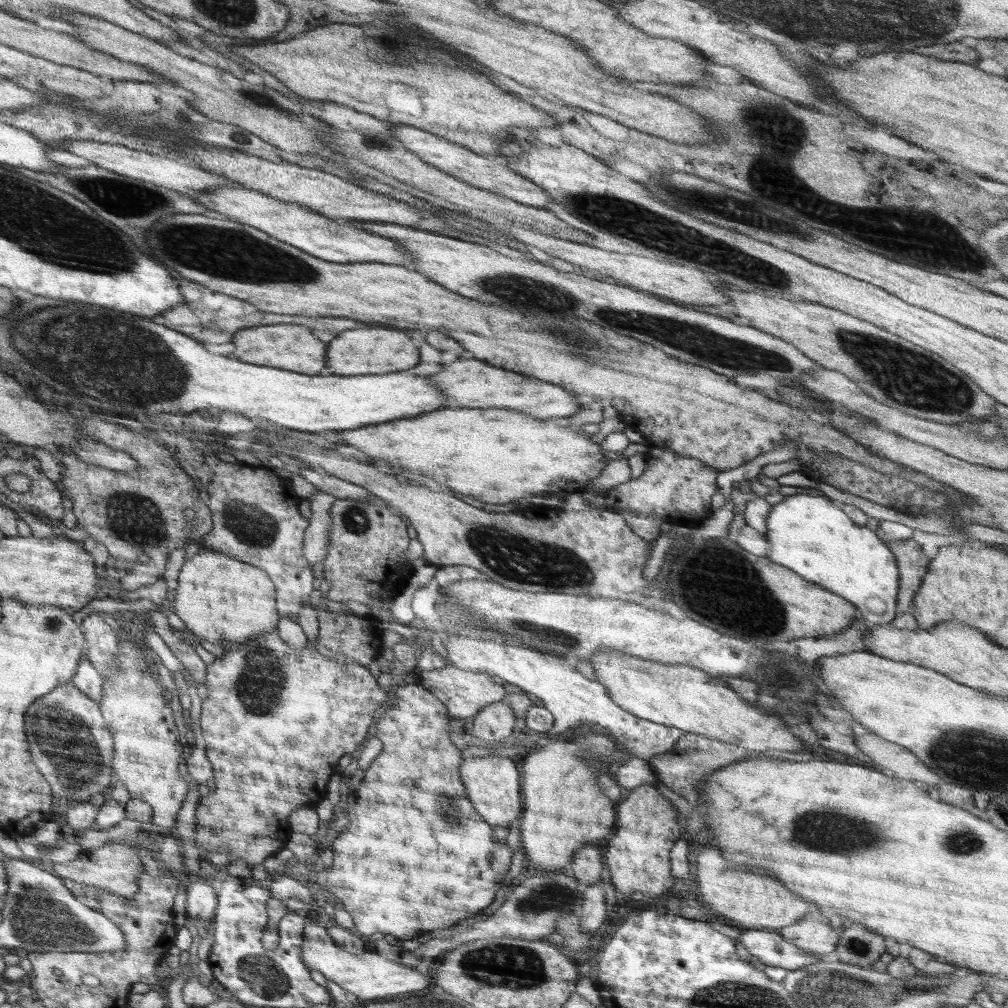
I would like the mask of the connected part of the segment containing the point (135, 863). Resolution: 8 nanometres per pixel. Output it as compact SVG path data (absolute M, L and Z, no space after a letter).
M140 833L140 837L128 844L106 843L94 850L87 849L72 862L56 862L56 865L54 863L54 874L63 880L68 878L80 884L102 888L116 896L135 898L135 894L139 892L139 876L145 872L136 847L147 848L151 844L150 836L147 833Z

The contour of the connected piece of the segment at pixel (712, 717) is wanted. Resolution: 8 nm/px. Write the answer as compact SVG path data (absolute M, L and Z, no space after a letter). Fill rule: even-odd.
M600 649L589 660L596 680L608 688L620 708L644 720L672 726L684 732L701 734L735 744L754 752L801 752L806 748L801 738L788 730L776 712L763 713L755 704L742 700L727 683L707 672L686 664L662 664L628 655L614 649Z

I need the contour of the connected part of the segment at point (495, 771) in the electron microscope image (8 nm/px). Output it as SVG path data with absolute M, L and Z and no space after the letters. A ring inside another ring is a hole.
M495 747L494 753L489 757L470 756L468 760L464 760L461 764L463 781L476 812L480 816L484 816L483 819L488 820L488 824L492 824L492 828L502 826L502 828L510 829L511 824L516 822L516 818L522 812L522 808L520 808L522 800L518 794L520 792L520 772L514 766L514 762L507 756L502 756L495 750Z

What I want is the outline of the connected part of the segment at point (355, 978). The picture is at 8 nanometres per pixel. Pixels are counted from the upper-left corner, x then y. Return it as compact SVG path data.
M313 918L307 924L308 928L304 928L304 964L308 964L309 970L318 970L328 980L332 980L346 992L358 997L363 1004L366 1000L381 1000L404 992L416 992L431 984L426 975L421 975L411 962L402 963L399 958L388 960L373 948L362 954L349 953L334 944L327 929L318 926Z

